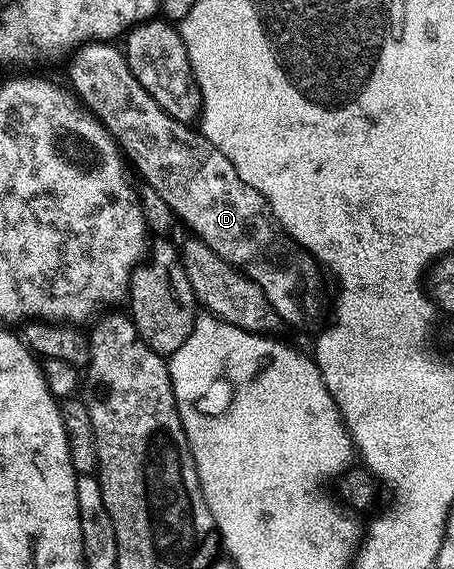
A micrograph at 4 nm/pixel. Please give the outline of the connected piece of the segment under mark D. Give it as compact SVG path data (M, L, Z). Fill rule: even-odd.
M89 42L80 46L70 55L67 66L67 78L70 89L76 98L99 119L99 123L111 133L120 151L125 155L126 161L133 167L134 173L143 177L142 181L173 208L184 227L188 226L194 237L200 238L217 256L221 256L230 266L243 271L248 278L253 279L261 292L273 304L279 313L280 319L291 326L315 326L323 318L323 313L328 313L327 290L323 287L323 274L320 263L306 252L293 248L293 243L286 233L273 221L268 208L267 200L257 192L257 188L249 188L241 176L237 176L237 168L229 164L225 157L214 144L198 129L192 128L186 122L178 122L137 84L137 76L127 63L126 53L119 50L115 44L105 42Z

